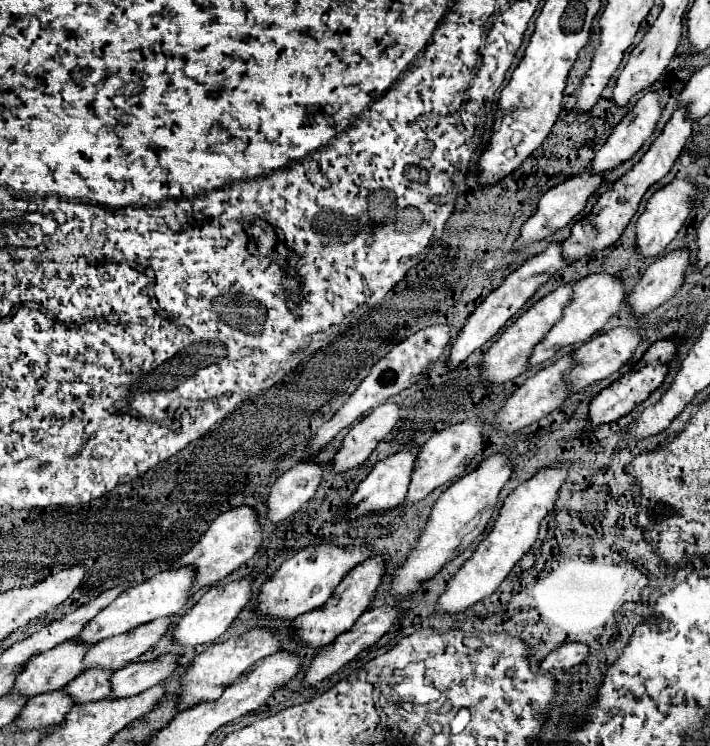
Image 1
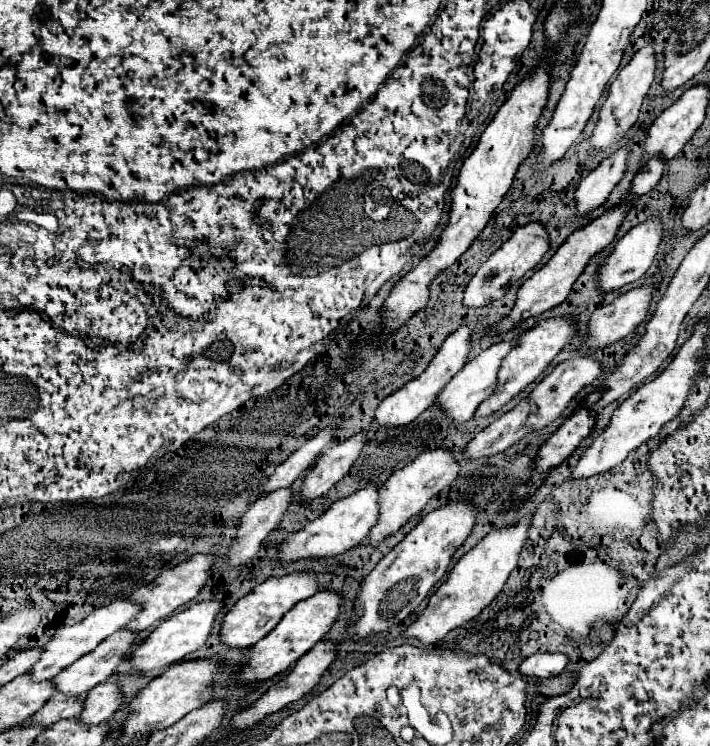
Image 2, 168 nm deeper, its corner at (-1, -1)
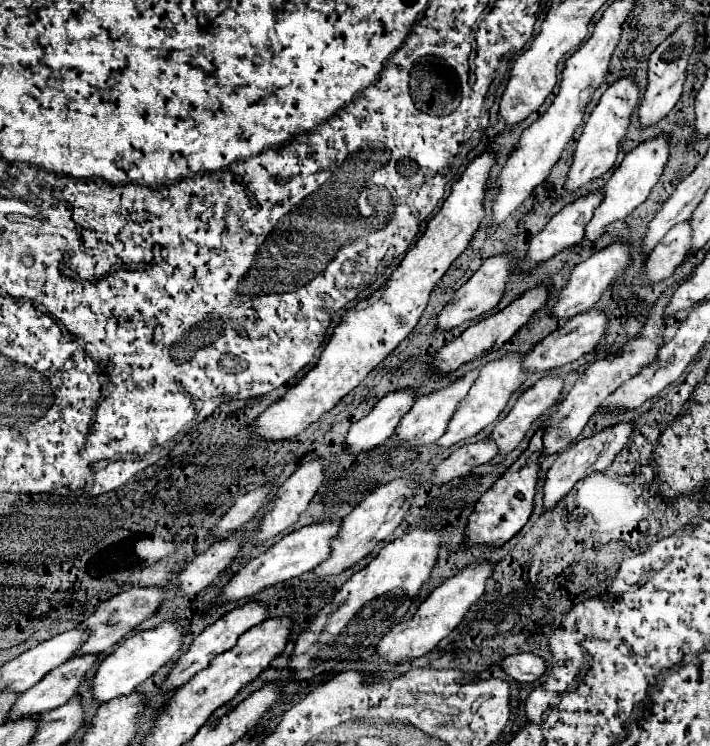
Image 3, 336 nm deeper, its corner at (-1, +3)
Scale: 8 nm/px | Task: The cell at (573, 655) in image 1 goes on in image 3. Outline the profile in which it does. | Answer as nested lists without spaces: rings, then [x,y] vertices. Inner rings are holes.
[[[532,653],[504,657],[500,667],[506,675],[510,675],[514,681],[520,681],[520,683],[532,683],[546,671],[544,661]]]

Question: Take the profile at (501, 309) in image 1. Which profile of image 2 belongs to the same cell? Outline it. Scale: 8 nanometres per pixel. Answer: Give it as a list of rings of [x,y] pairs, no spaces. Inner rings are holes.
[[[460,325],[454,333],[450,333],[448,339],[444,341],[444,345],[440,347],[440,351],[438,351],[438,353],[434,355],[434,359],[430,361],[428,369],[426,369],[420,377],[408,381],[402,389],[398,389],[398,391],[394,391],[392,395],[388,395],[388,397],[378,405],[378,409],[376,409],[376,421],[378,421],[378,425],[384,425],[384,427],[406,425],[406,423],[414,421],[424,409],[428,409],[428,407],[436,401],[438,391],[442,391],[442,387],[466,365],[468,353],[472,351],[472,341],[470,341],[472,333],[474,333],[474,329],[472,329],[470,325]]]

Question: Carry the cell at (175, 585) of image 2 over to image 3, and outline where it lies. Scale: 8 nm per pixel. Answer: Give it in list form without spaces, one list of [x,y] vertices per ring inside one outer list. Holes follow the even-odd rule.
[[[130,589],[130,591],[124,591],[124,593],[114,595],[112,599],[104,601],[88,619],[84,619],[80,623],[82,627],[86,627],[86,631],[90,631],[90,639],[86,639],[86,643],[82,643],[82,647],[74,655],[76,657],[86,655],[86,653],[100,655],[102,651],[110,651],[138,623],[142,623],[144,619],[148,619],[150,615],[154,615],[164,597],[166,597],[164,589]]]

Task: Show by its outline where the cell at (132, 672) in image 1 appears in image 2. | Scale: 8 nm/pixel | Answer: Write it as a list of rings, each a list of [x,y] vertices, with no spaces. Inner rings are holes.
[[[114,681],[100,683],[92,691],[88,691],[86,701],[84,701],[84,711],[78,719],[84,721],[86,725],[102,723],[108,717],[112,717],[122,703],[124,703],[124,693],[118,683]]]

